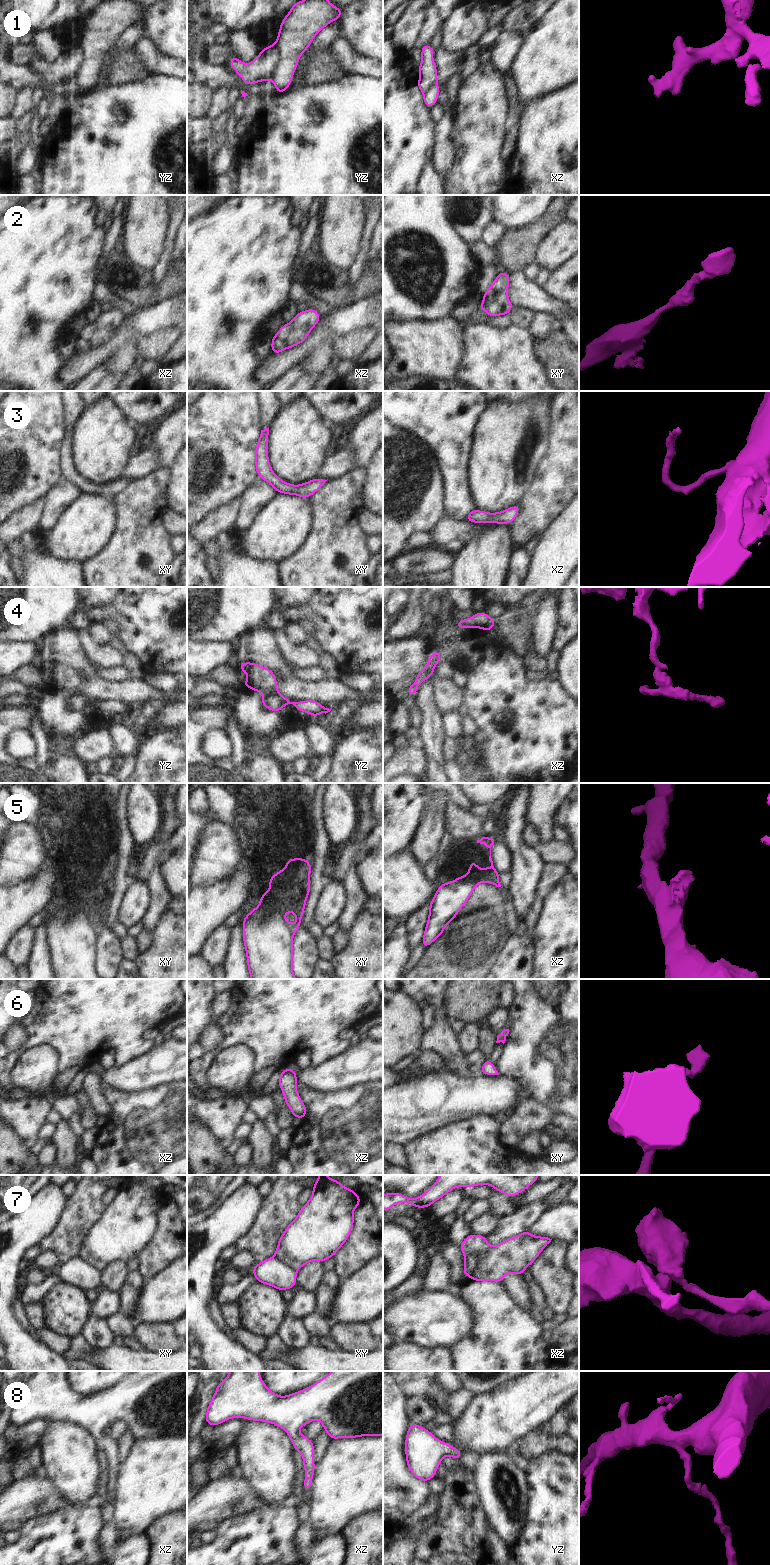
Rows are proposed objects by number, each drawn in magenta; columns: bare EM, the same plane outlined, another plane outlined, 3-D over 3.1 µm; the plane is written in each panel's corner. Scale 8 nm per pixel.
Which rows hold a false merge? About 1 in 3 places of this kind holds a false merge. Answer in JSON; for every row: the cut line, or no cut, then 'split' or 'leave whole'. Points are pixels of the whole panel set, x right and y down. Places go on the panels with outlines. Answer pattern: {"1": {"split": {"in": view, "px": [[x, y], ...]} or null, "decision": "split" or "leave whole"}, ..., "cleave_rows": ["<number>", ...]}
{"1": {"split": {"in": "yz", "px": [[275, 43], [278, 48], [278, 64], [270, 78]]}, "decision": "split"}, "2": {"split": null, "decision": "leave whole"}, "3": {"split": null, "decision": "leave whole"}, "4": {"split": {"in": "yz", "px": [[276, 689], [264, 694]]}, "decision": "split"}, "5": {"split": {"in": "xy", "px": [[265, 893], [270, 906], [279, 914], [285, 926], [293, 932]]}, "decision": "split"}, "6": {"split": null, "decision": "leave whole"}, "7": {"split": {"in": "xz", "px": [[467, 1253], [473, 1254], [477, 1259], [476, 1266], [470, 1277]]}, "decision": "split"}, "8": {"split": null, "decision": "leave whole"}, "cleave_rows": ["1", "4", "5", "7"]}

